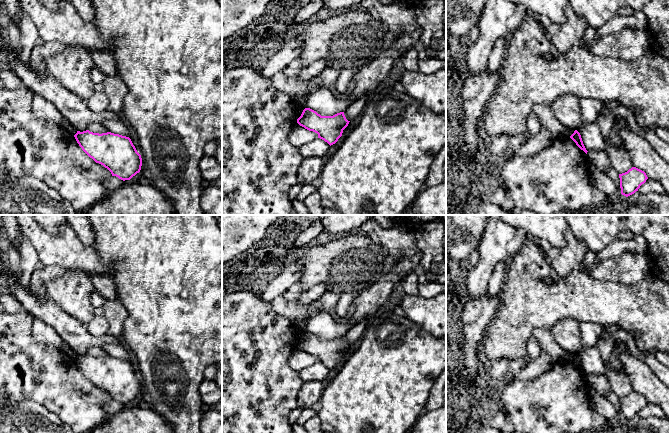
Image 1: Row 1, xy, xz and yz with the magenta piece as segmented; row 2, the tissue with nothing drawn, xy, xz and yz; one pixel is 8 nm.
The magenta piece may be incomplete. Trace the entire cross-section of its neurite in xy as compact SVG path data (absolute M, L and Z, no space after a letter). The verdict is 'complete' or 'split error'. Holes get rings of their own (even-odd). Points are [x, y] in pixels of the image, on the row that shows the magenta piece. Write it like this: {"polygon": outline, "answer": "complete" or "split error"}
{"polygon": "M89 130L77 131L74 137L82 150L96 163L107 168L112 176L125 181L140 172L142 158L129 137Z", "answer": "complete"}

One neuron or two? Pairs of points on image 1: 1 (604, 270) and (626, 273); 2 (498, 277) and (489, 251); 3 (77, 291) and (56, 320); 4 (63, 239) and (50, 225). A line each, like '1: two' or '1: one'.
1: one
2: two
3: two
4: two

